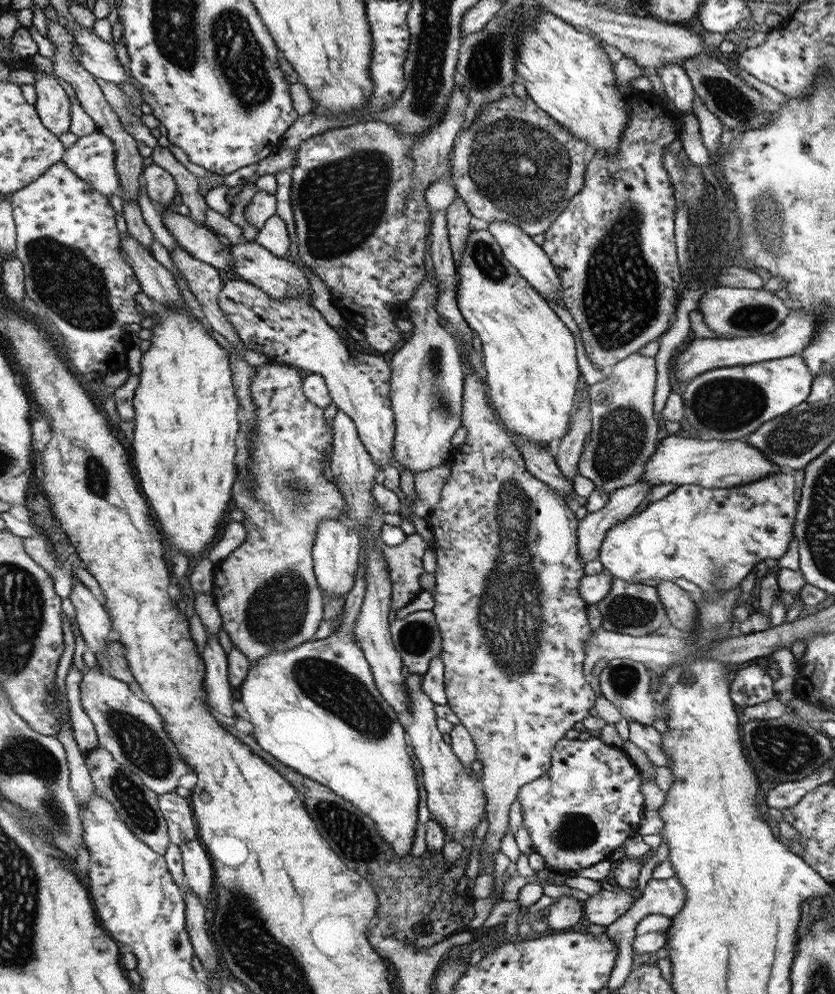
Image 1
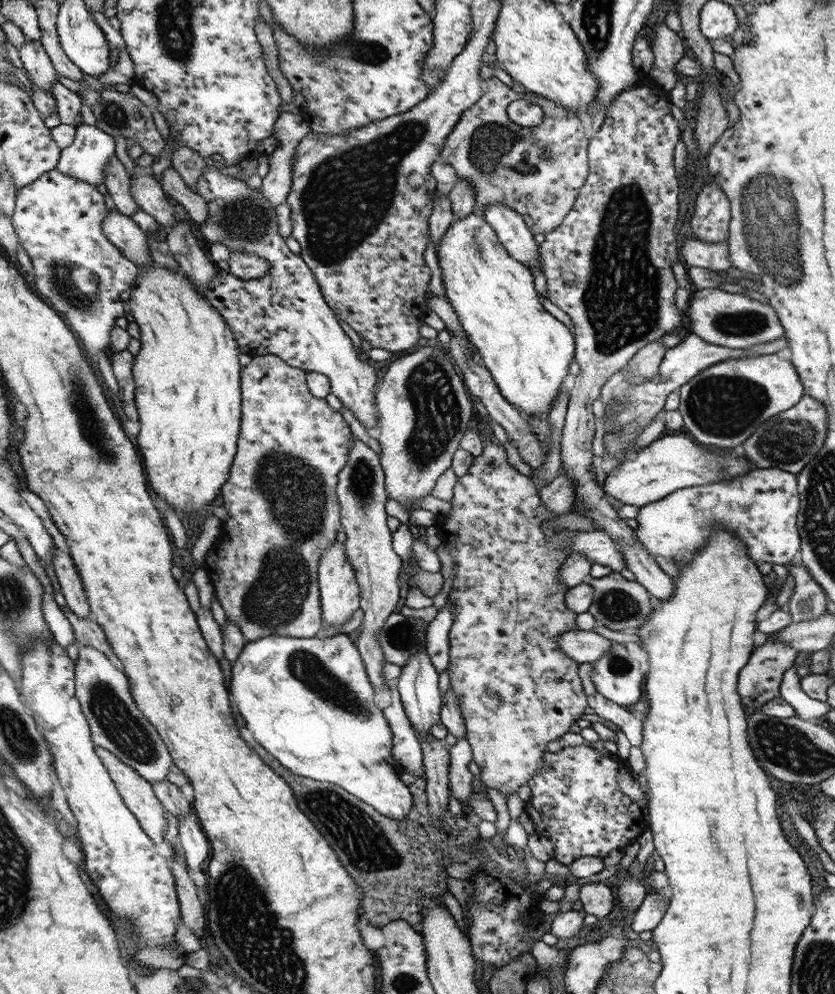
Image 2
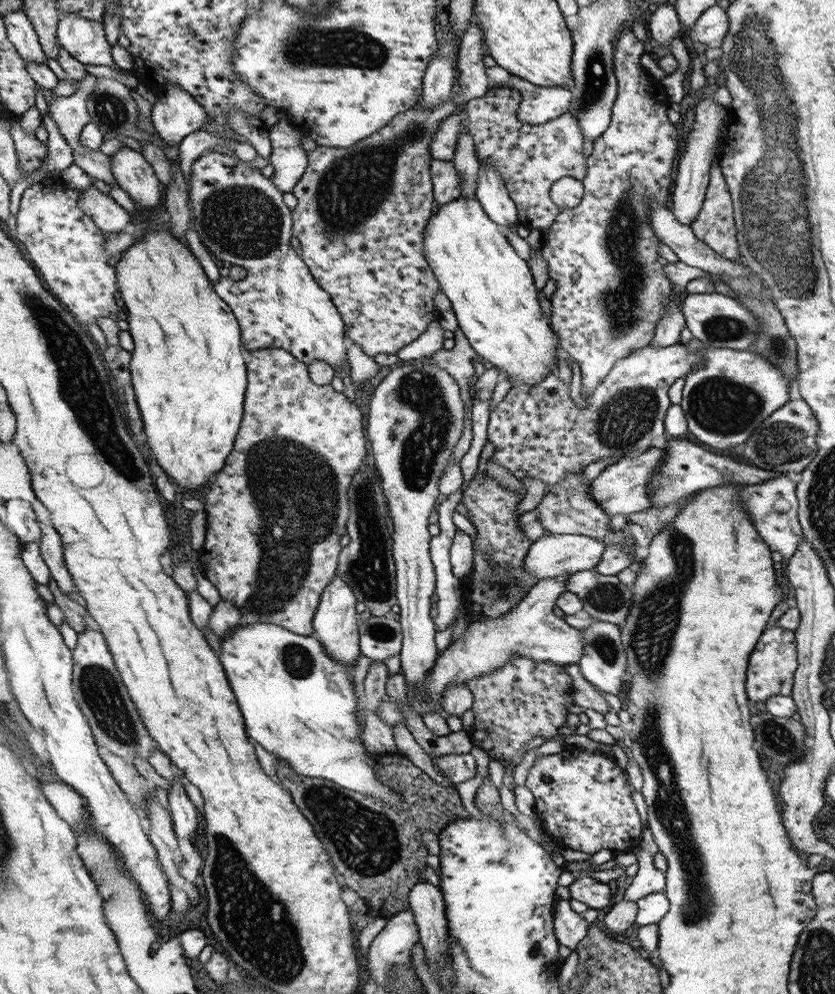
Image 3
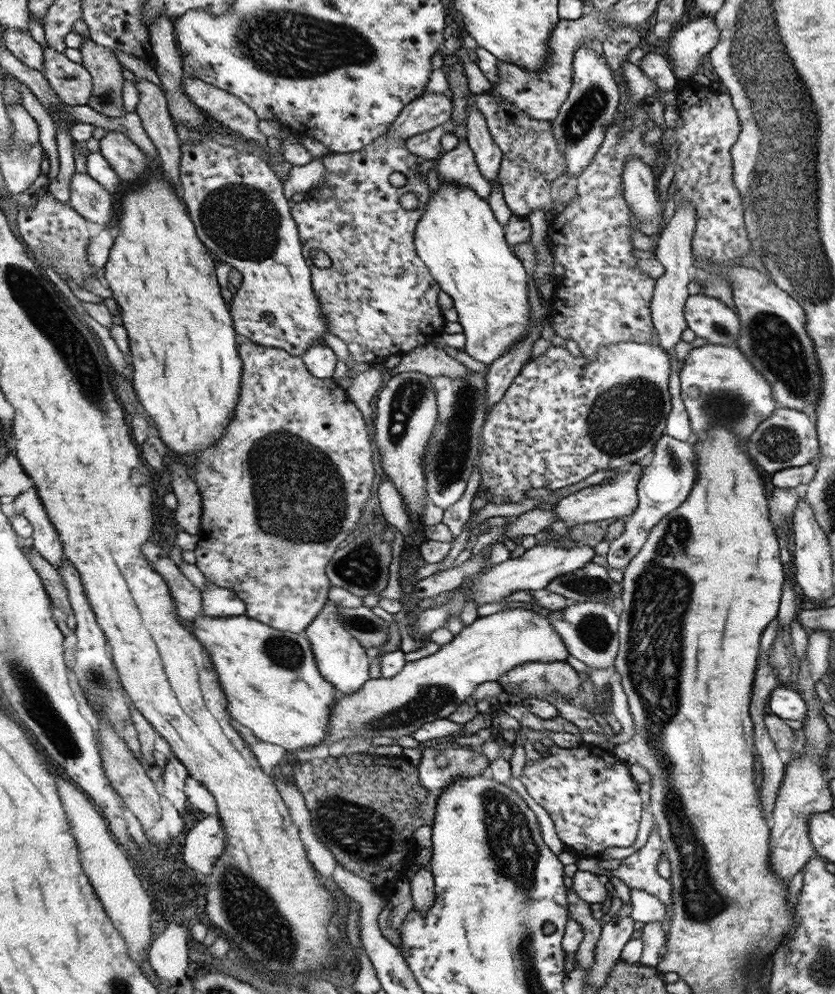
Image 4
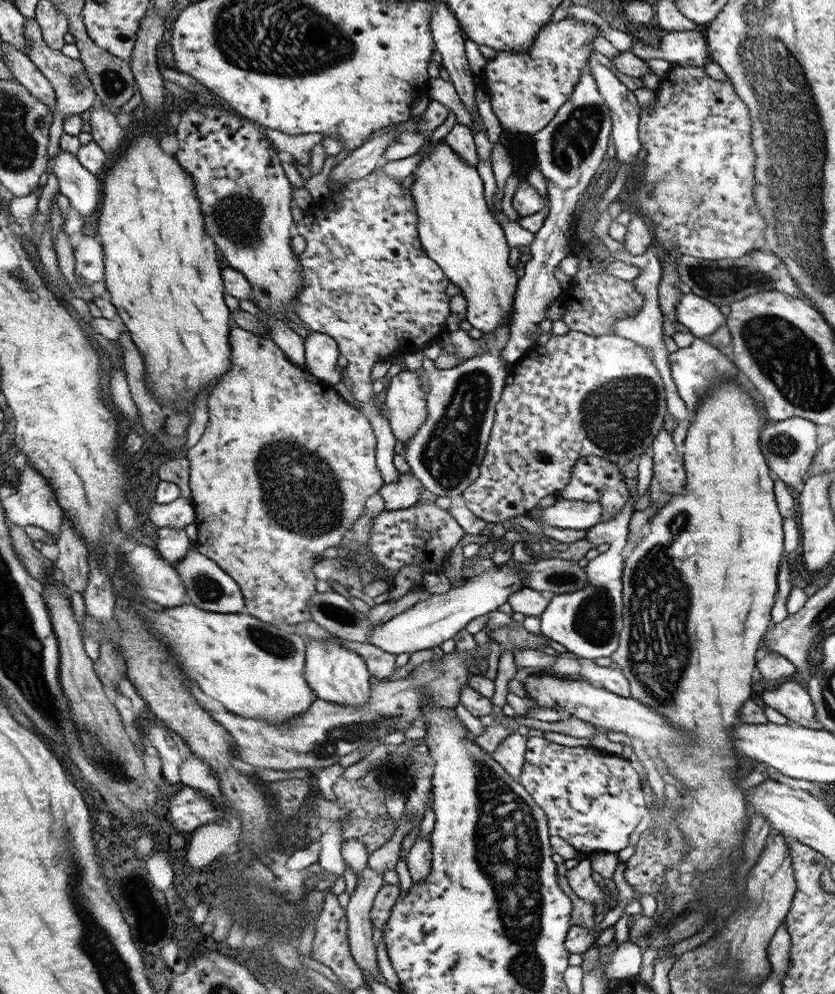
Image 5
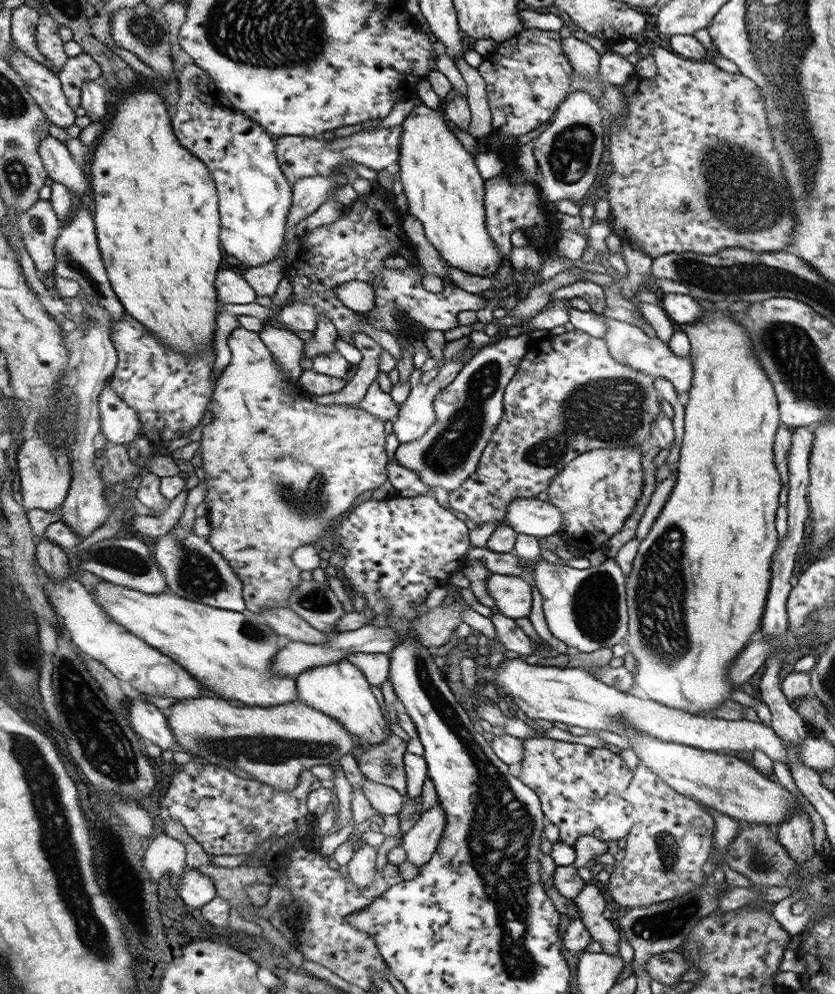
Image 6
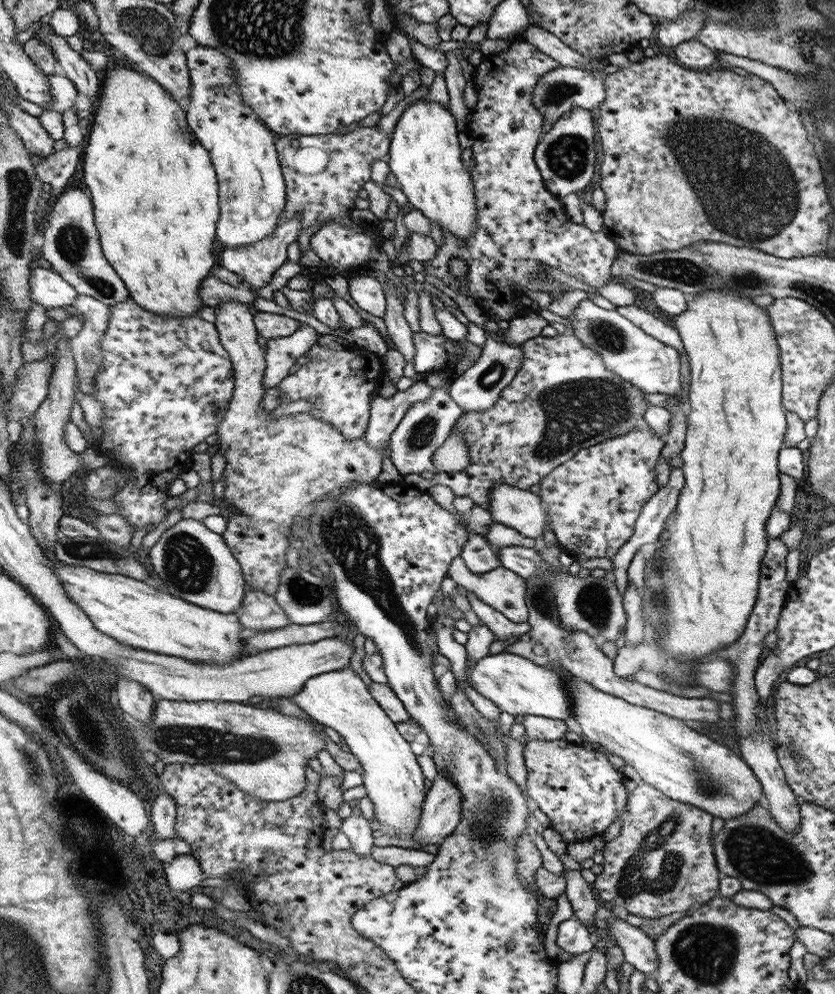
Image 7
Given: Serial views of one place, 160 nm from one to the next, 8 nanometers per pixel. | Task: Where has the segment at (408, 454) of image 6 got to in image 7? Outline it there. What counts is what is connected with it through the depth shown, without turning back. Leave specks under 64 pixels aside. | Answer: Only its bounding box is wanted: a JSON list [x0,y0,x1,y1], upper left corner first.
[431,336,524,473]

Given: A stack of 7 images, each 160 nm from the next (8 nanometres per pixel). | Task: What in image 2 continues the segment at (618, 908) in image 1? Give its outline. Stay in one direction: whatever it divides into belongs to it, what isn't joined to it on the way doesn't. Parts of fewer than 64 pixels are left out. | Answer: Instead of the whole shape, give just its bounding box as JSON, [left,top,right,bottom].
[579,882,614,918]

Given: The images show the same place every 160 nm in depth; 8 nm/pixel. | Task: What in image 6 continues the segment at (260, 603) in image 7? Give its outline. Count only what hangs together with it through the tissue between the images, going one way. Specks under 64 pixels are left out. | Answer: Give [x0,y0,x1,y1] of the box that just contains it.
[259,607,326,644]

